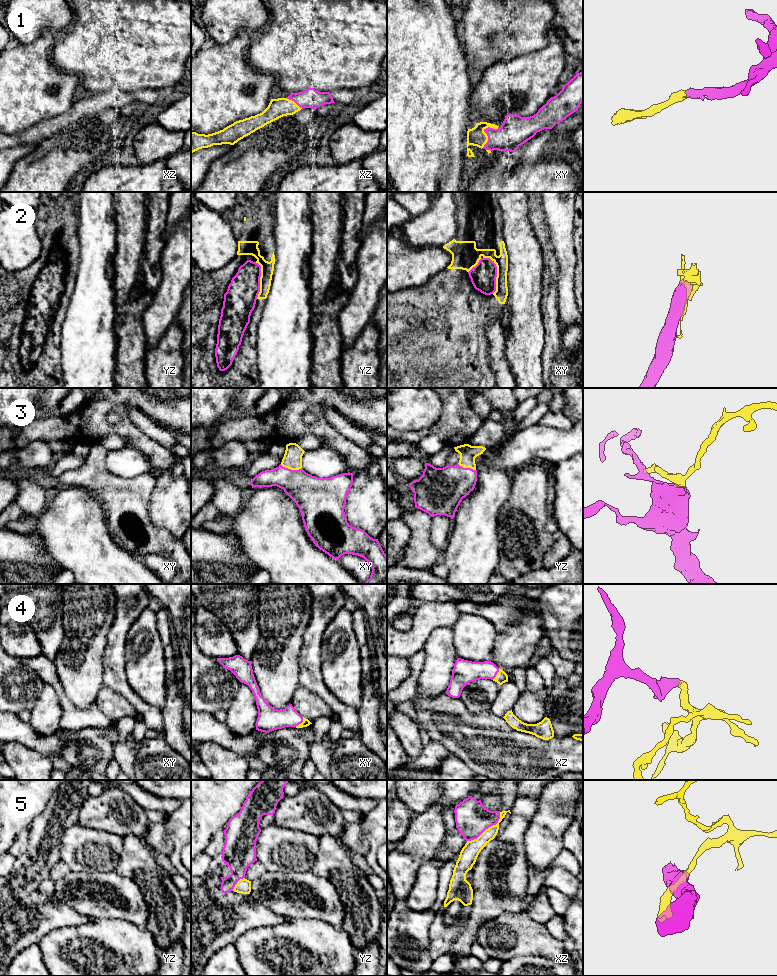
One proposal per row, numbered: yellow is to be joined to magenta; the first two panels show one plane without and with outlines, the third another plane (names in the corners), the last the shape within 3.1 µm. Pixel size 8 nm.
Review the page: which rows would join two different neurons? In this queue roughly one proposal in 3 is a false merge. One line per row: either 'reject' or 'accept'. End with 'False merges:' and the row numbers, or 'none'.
1: accept
2: accept
3: accept
4: accept
5: reject
False merges: 5

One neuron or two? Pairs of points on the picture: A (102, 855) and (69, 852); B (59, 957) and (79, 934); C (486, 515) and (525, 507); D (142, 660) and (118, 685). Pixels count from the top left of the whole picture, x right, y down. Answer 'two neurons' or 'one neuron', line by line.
A: one neuron
B: one neuron
C: two neurons
D: two neurons

